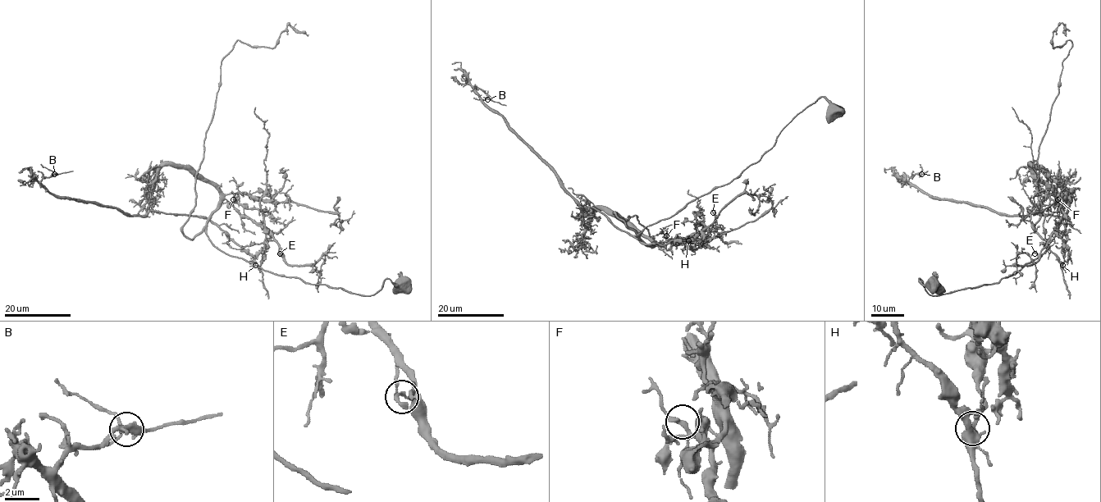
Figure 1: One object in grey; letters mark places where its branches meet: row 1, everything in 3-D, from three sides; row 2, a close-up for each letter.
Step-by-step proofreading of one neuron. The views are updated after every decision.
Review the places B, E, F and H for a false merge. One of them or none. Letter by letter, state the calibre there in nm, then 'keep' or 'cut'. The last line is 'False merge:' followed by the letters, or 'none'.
B: 320 nm | keep
E: 160 nm | keep
F: 240 nm | keep
H: 220 nm | cut
False merge: H

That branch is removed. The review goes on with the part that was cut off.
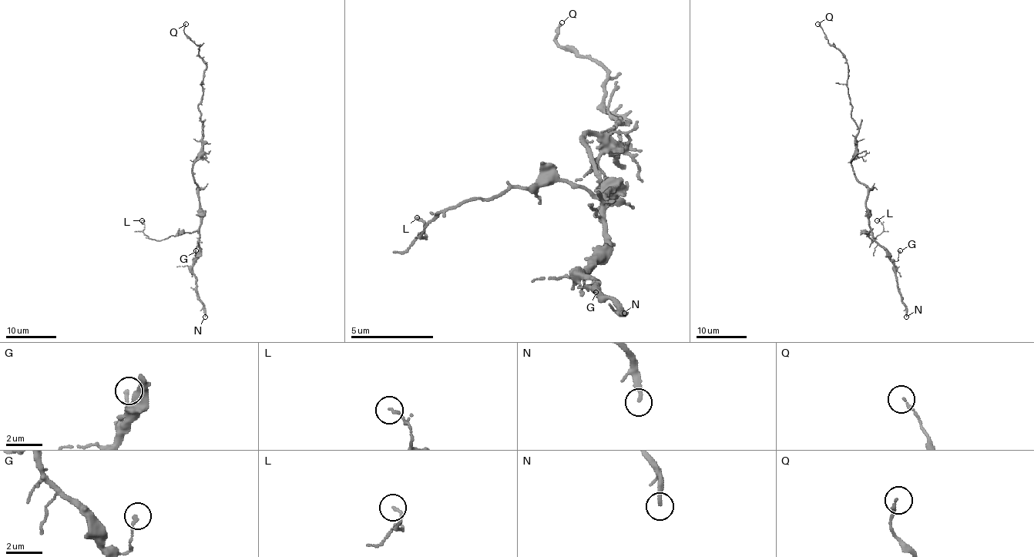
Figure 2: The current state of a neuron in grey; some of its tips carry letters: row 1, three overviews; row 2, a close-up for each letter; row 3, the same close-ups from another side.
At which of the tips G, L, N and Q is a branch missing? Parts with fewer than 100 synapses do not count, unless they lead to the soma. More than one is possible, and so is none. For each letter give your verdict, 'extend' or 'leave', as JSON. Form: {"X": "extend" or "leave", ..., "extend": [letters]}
{"G": "leave", "L": "leave", "N": "extend", "Q": "leave", "extend": ["N"]}

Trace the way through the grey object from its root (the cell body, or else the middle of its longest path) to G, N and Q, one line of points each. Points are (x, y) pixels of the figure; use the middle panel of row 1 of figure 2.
G: (587, 135), (582, 147), (595, 163), (595, 176), (608, 189), (603, 259), (582, 280), (595, 292)
N: (587, 135), (582, 147), (595, 163), (595, 176), (608, 189), (608, 209), (603, 246), (582, 271), (624, 313)
Q: (587, 135), (616, 156), (603, 135), (616, 118), (629, 122), (603, 105), (608, 72), (554, 39), (562, 22)

